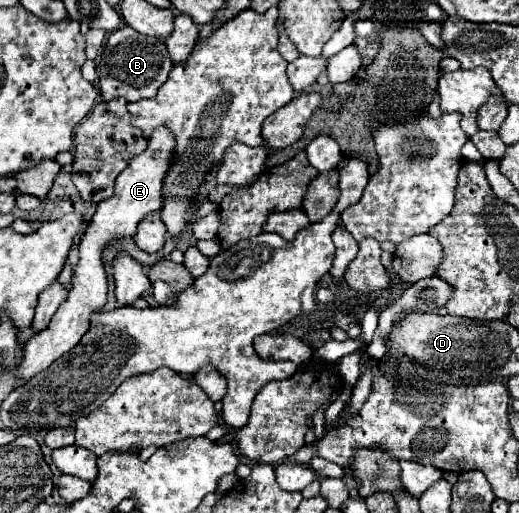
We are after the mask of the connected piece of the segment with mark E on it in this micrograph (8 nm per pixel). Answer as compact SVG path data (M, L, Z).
M156 127L152 137L148 139L148 149L140 155L136 155L130 165L118 175L114 195L106 201L100 201L96 207L94 217L90 219L84 235L80 237L78 249L80 249L80 261L76 265L74 277L72 277L72 291L68 293L68 299L58 307L56 315L52 317L52 323L36 335L32 335L24 347L22 347L22 363L16 367L18 385L26 383L46 367L50 367L58 357L68 353L88 331L88 317L90 313L98 311L106 303L106 271L102 265L102 249L118 237L132 237L136 235L136 225L150 213L162 209L162 183L166 177L166 171L170 169L172 157L176 151L176 139L174 133L168 127Z

